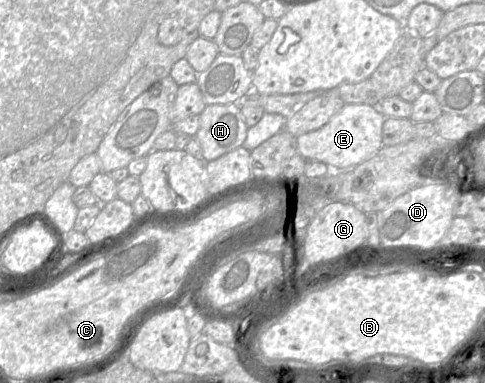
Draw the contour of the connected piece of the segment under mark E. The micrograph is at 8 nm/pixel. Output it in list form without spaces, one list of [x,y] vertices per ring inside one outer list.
[[[345,104],[323,127],[295,139],[295,148],[307,160],[322,162],[333,171],[354,168],[374,156],[382,147],[384,114],[378,106]]]

